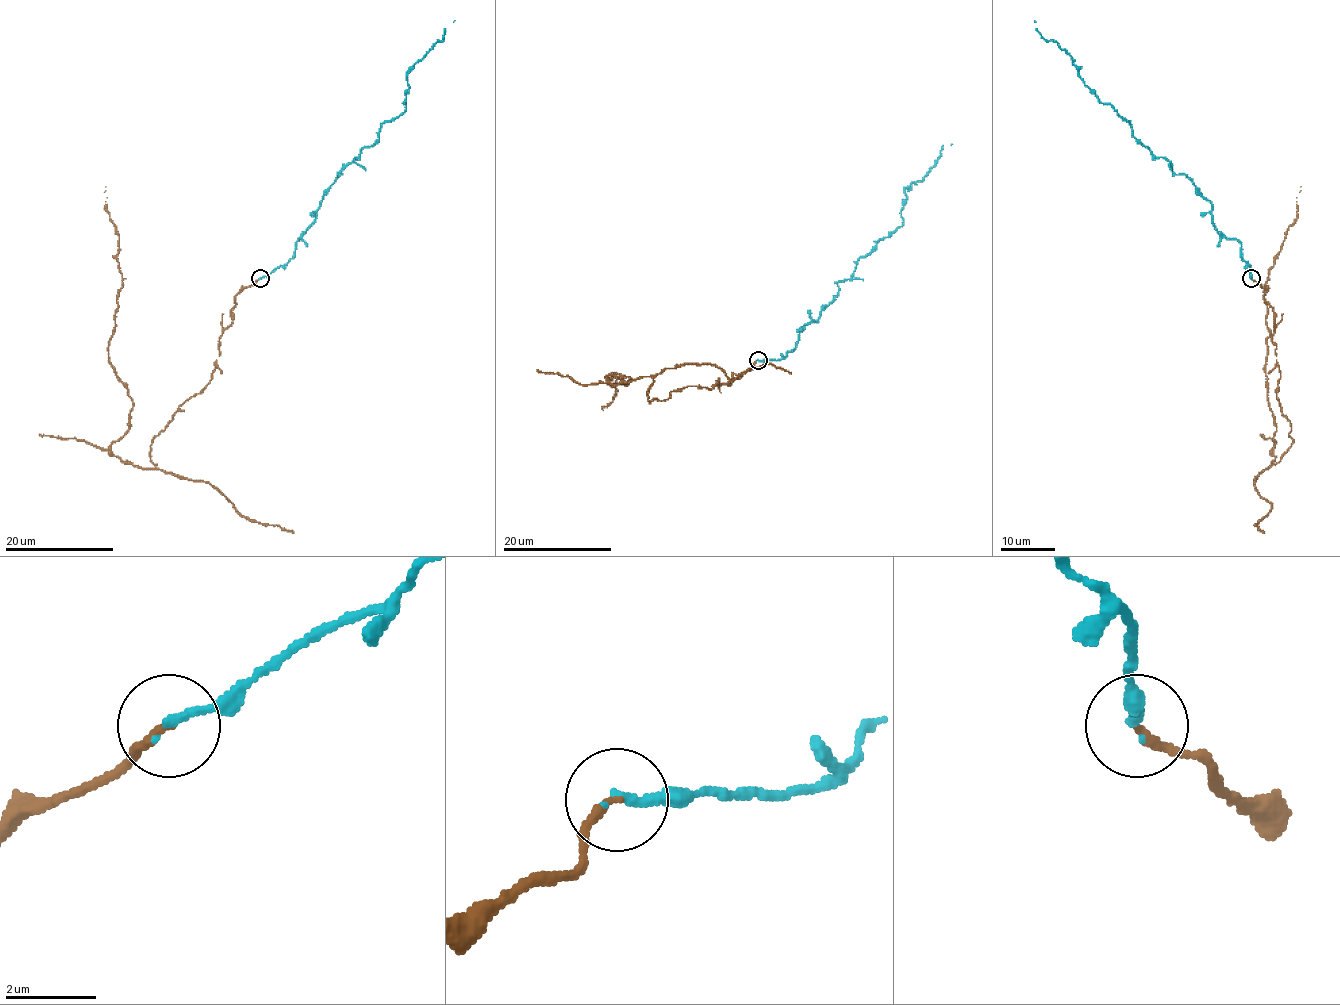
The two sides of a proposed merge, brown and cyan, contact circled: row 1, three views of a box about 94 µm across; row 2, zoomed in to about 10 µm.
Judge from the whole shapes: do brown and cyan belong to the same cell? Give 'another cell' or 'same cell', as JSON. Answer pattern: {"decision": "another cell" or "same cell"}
{"decision": "same cell"}

